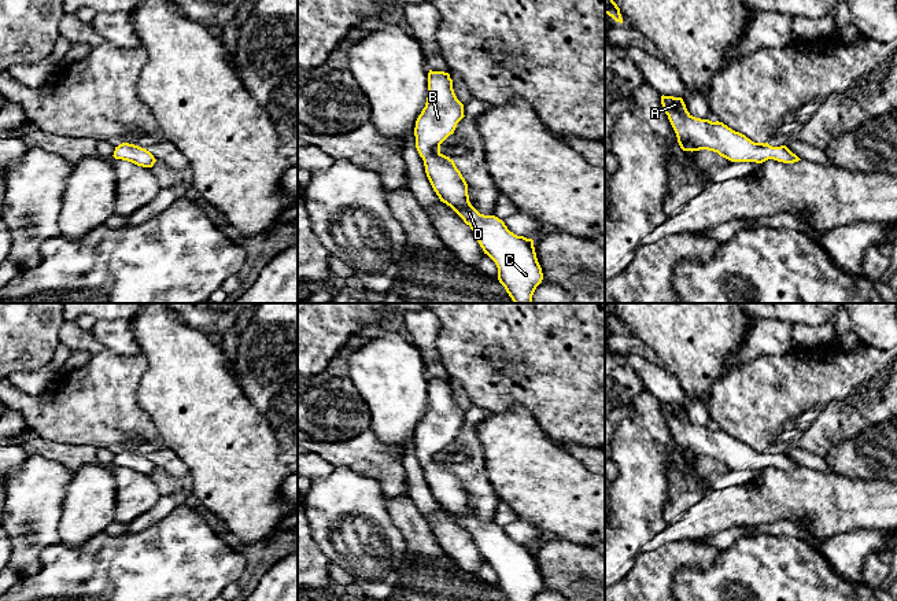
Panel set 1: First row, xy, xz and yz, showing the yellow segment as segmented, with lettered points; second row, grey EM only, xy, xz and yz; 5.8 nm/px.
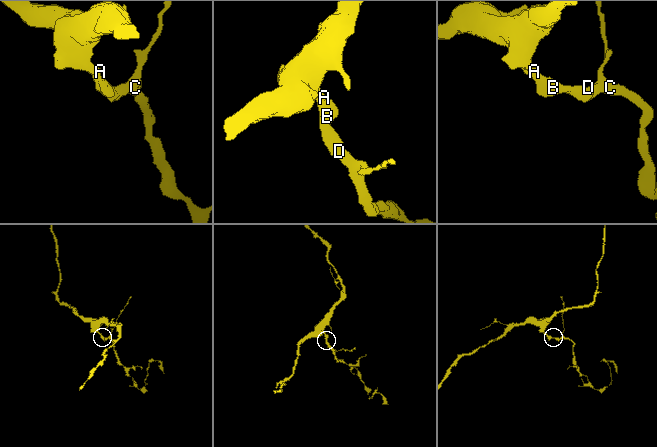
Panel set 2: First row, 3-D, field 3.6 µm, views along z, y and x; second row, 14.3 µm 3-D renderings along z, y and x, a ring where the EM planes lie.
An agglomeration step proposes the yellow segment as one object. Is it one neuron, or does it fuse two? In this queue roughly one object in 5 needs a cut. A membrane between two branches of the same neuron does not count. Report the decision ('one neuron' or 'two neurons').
one neuron

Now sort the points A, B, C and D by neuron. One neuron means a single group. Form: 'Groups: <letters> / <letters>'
Groups: A B C D

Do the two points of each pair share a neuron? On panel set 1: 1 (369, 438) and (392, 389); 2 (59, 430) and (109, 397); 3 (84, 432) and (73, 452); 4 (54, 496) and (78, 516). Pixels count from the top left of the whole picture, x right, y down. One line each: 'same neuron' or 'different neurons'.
1: different neurons
2: same neuron
3: different neurons
4: different neurons

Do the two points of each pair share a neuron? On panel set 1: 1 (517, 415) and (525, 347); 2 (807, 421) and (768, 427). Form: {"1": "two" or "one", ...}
{"1": "two", "2": "one"}

